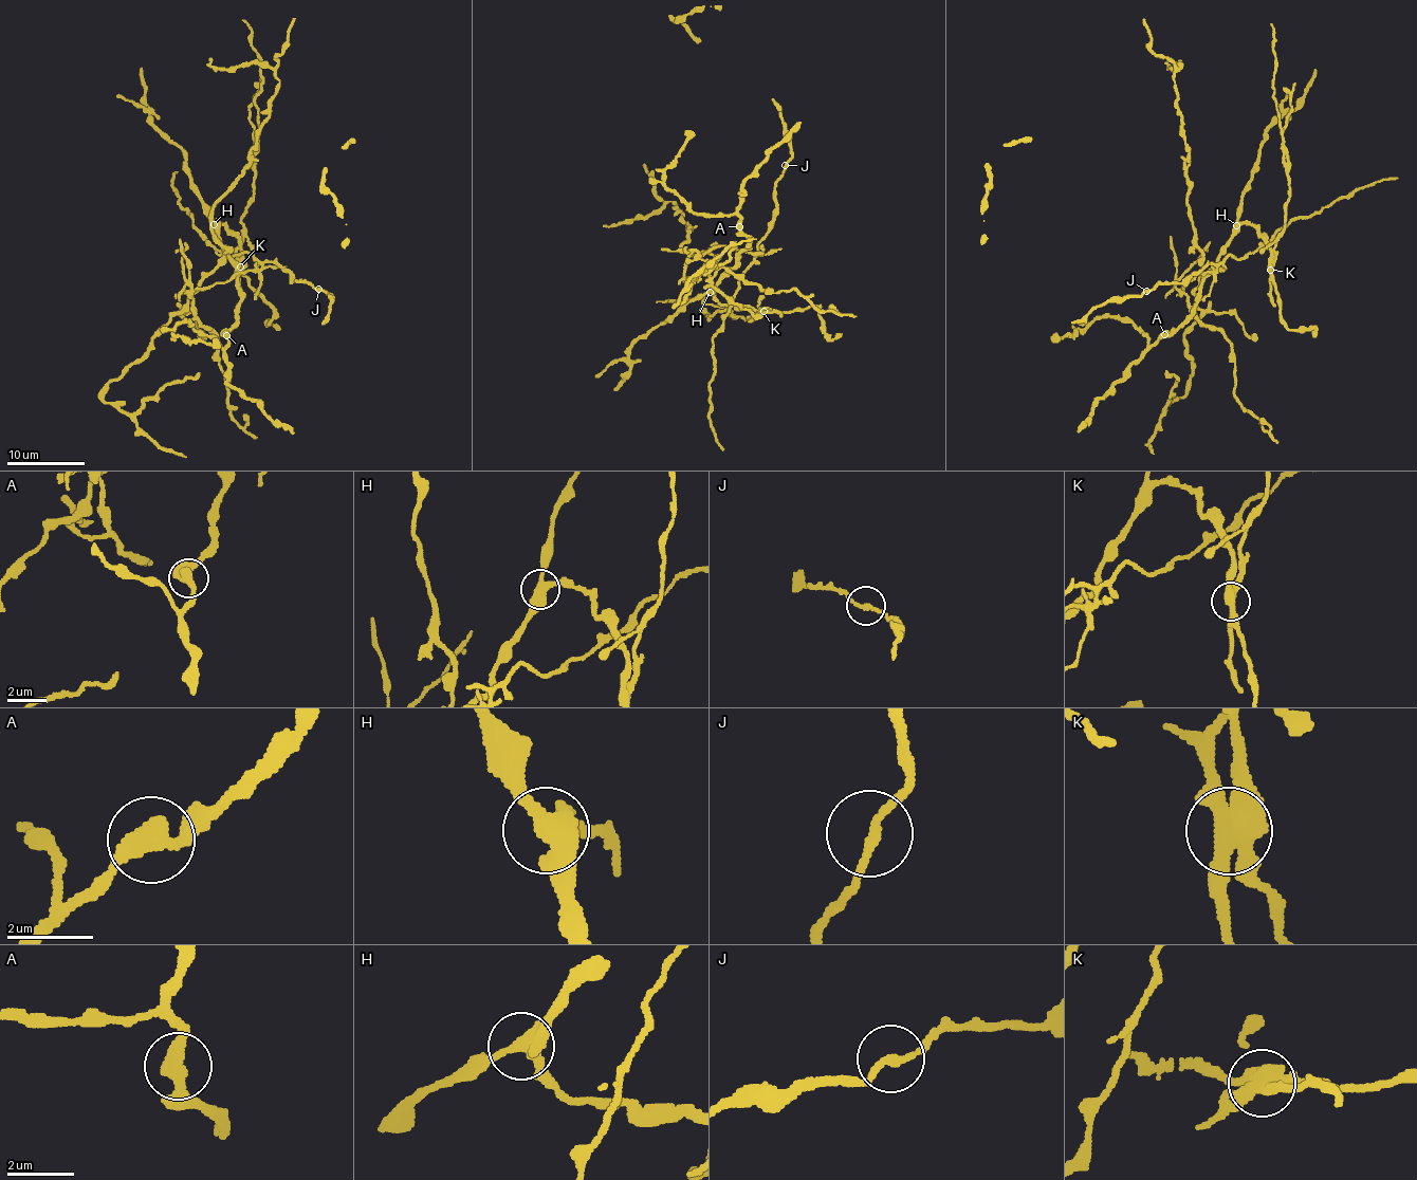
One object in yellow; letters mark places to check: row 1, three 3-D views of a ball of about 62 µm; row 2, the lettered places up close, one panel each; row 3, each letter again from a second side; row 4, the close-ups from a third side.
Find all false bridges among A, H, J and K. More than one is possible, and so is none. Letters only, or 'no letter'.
J, K

